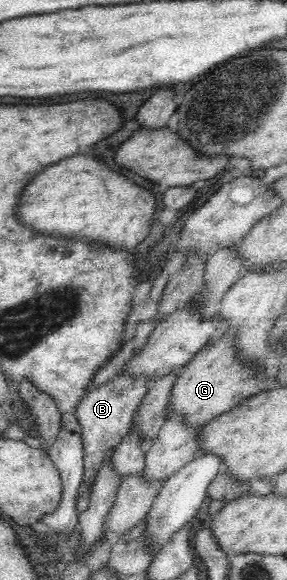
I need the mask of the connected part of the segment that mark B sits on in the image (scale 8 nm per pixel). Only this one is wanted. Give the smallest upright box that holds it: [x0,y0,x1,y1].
[74,374,151,513]

